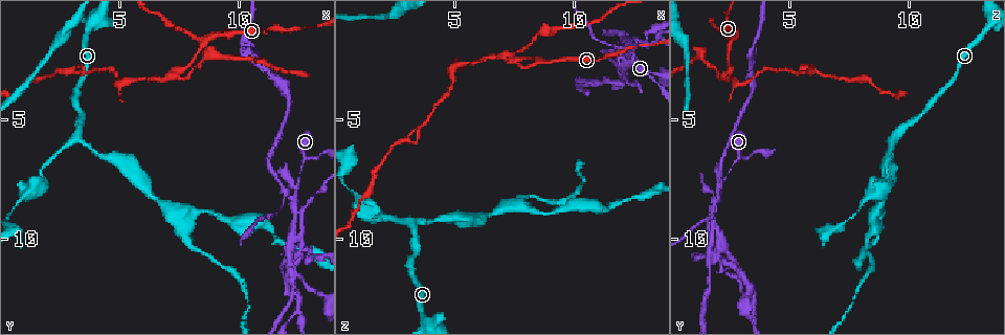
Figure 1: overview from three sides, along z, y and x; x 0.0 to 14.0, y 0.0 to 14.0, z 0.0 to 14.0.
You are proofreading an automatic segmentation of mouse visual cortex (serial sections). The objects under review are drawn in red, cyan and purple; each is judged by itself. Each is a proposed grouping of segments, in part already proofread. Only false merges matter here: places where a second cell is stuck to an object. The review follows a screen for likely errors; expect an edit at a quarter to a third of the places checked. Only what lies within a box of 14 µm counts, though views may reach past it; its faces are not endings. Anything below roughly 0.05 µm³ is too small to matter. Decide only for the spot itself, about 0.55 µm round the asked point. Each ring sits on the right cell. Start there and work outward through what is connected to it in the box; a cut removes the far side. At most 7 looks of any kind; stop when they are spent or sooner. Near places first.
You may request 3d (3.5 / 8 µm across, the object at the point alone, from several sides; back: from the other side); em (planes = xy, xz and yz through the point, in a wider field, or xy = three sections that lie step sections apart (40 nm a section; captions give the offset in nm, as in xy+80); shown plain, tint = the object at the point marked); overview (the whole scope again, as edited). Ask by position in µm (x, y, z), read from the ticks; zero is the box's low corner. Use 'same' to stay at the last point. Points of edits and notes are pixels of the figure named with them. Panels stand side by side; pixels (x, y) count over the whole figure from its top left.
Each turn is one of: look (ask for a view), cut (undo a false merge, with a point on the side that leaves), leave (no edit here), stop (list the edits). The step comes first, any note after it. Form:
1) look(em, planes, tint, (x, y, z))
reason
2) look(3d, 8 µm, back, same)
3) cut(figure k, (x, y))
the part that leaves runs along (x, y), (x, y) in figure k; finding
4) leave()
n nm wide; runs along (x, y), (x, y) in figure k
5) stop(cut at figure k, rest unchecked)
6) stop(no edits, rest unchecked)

look(3d, 3.5 µm, (8.6, 1.6, 2.6))
a fork

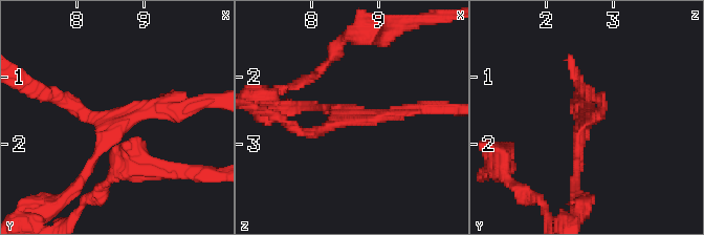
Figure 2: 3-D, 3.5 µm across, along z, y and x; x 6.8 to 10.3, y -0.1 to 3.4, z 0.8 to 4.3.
look(em, xy, step 5, tint, (8.70, 1.65, 2.55))
3 arms; arms of 150, 150, 200 nm

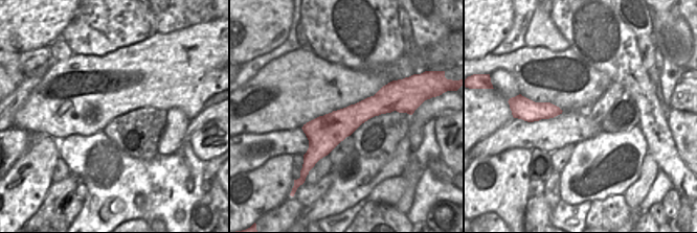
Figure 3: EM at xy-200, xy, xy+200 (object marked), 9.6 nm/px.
look(em, planes, tint, same)
another direction

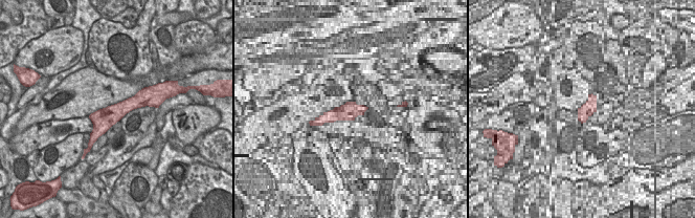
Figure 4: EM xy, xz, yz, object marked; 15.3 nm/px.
leave()
320 nm wide; runs along (189, 105), (128, 118), (83, 175) in figure 2; all the same cell

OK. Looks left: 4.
look(3d, 8 µm, back, (7.3, 3.0, 2.4))

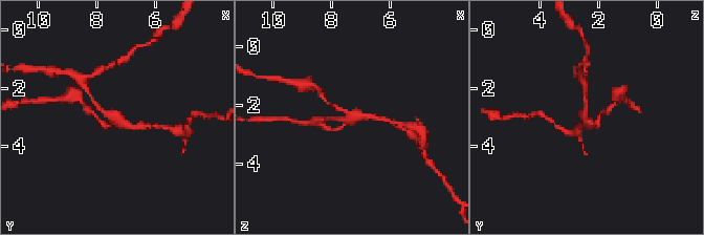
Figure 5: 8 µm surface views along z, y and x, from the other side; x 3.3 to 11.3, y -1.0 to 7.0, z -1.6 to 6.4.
look(3d, 3.5 µm, back, (7.3, 3.1, 2.4))
zoom in

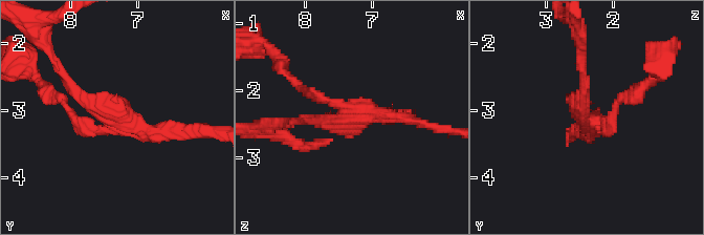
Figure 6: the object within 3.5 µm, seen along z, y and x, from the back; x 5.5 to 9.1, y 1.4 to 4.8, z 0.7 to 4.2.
look(em, xy, step 1, tint, (7.30, 3.05, 2.45))
now the EM

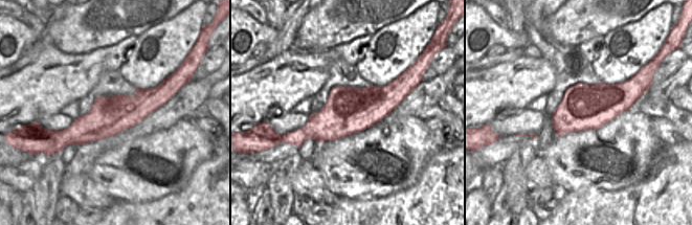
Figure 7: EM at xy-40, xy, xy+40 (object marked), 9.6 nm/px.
cut(figure 6, (359, 110))
the part that leaves runs along (84, 98), (145, 133), (170, 130) in figure 6; a second cell is stuck on

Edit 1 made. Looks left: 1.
stop(cut at figure 6, rest unchecked)

